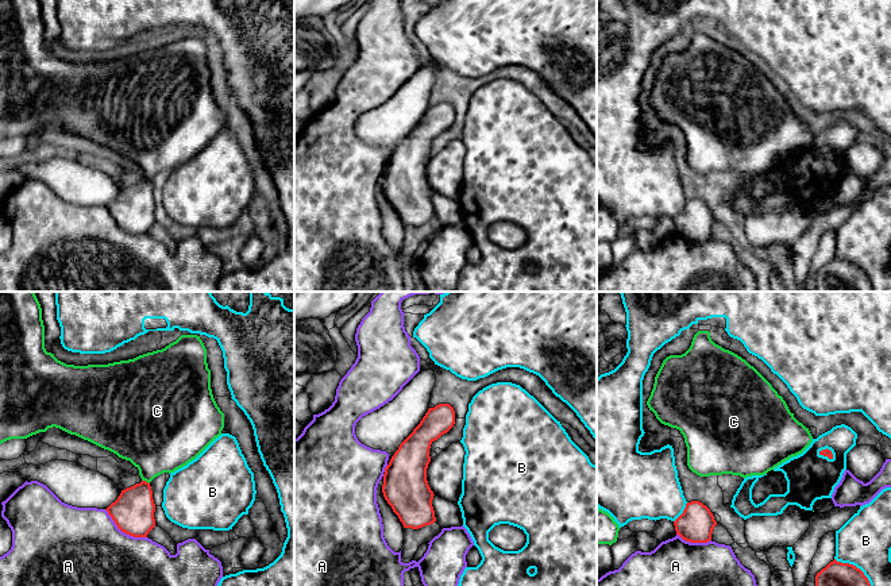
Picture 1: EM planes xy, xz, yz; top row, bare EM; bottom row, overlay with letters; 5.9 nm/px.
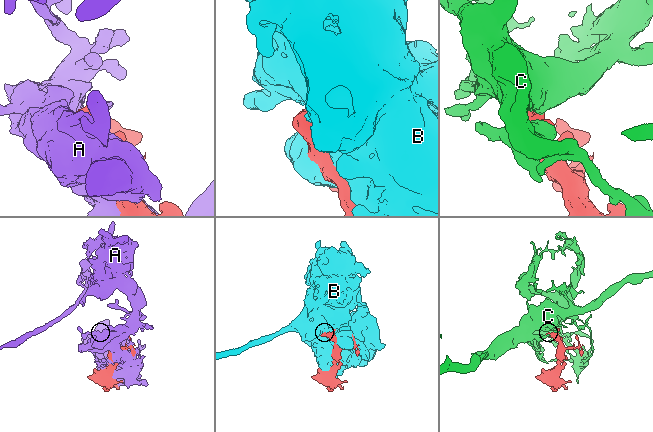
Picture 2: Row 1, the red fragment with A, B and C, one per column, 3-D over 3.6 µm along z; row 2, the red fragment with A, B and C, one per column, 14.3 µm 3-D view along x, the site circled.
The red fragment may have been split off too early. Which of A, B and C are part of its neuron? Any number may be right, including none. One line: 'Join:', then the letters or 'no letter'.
Join: C

